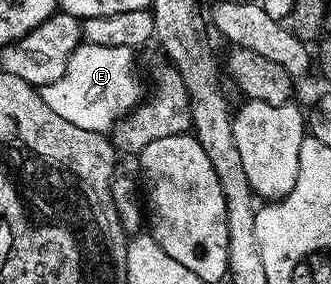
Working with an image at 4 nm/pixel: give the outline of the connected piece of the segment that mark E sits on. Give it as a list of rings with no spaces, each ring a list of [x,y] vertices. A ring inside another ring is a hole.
[[[81,42],[66,65],[66,73],[50,85],[39,88],[42,101],[58,113],[58,117],[90,129],[108,133],[121,119],[132,114],[142,102],[140,79],[136,76],[136,59],[131,47],[111,47]]]

